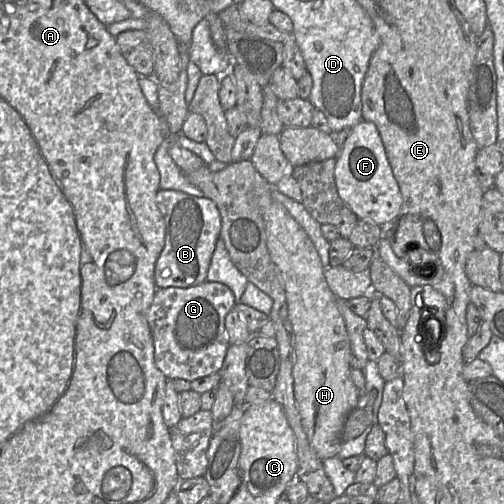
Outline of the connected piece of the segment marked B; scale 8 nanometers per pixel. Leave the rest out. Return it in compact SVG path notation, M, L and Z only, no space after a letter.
M163 189L157 192L156 203L165 219L165 243L155 265L157 288L188 288L205 282L221 231L221 216L217 206L204 196Z

